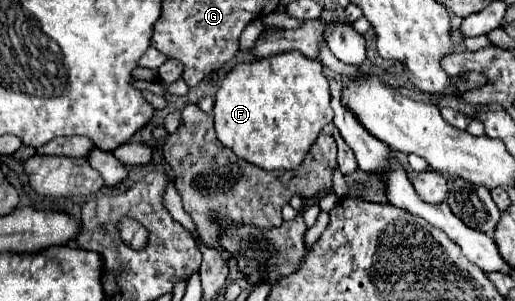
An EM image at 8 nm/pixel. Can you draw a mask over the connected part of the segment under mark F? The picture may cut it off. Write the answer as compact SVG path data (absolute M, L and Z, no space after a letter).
M284 51L250 63L234 65L216 93L212 115L216 137L224 147L232 149L238 157L244 157L246 161L258 165L260 169L276 171L296 169L302 163L322 127L332 121L334 111L330 107L330 87L322 71L322 63L304 57L300 51Z

